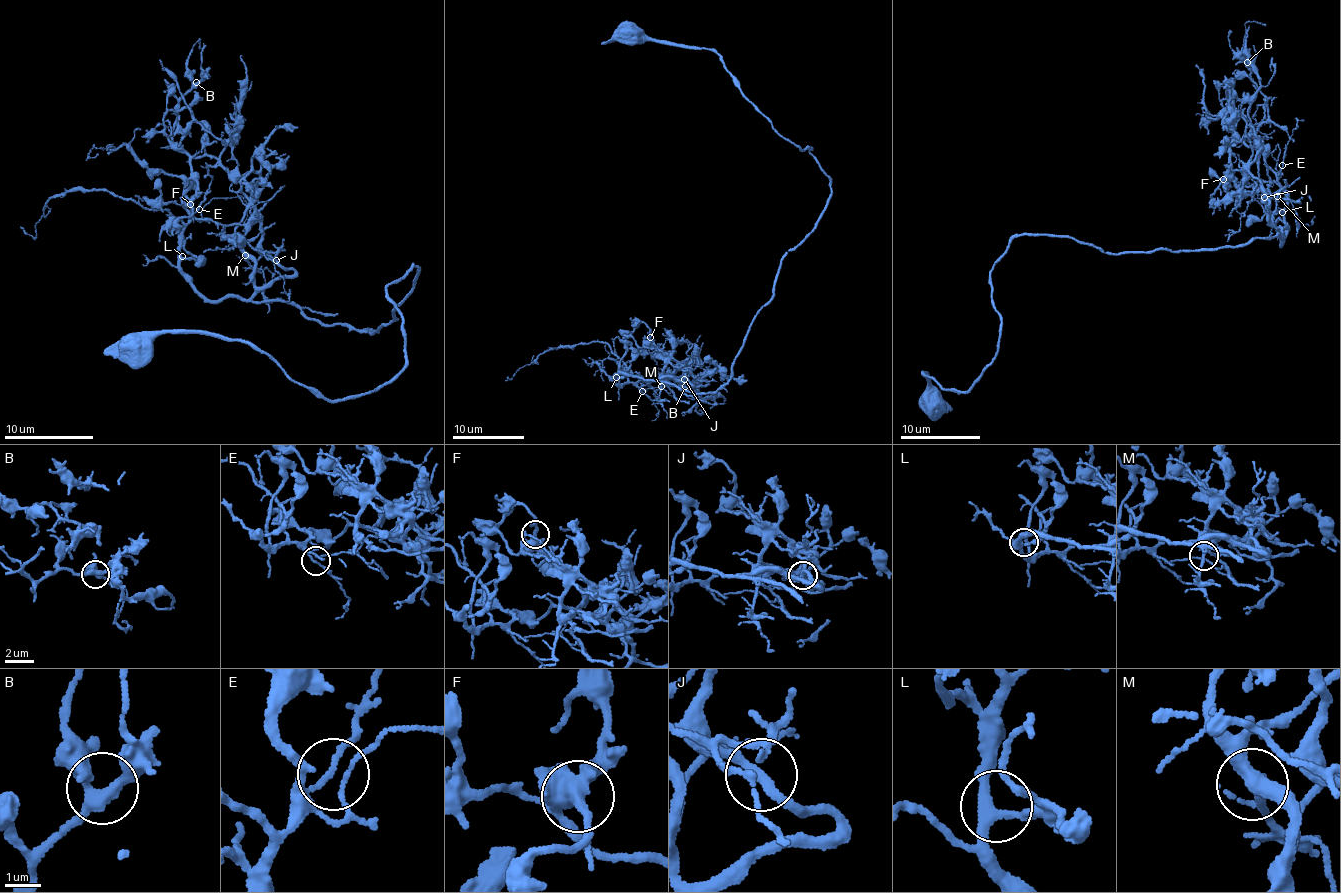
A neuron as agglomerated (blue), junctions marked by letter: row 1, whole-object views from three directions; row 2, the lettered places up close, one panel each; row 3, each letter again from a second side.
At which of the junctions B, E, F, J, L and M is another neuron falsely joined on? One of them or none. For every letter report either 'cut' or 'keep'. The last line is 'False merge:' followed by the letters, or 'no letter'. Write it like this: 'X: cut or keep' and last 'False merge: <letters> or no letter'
B: keep
E: keep
F: keep
J: keep
L: keep
M: keep
False merge: no letter

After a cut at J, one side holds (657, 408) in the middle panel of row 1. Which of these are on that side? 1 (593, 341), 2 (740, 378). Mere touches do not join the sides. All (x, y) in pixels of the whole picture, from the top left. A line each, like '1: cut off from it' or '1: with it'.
1: with it
2: cut off from it

